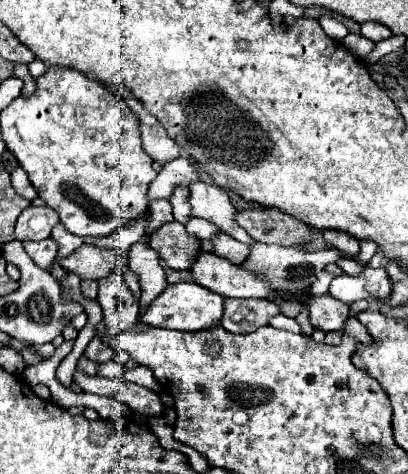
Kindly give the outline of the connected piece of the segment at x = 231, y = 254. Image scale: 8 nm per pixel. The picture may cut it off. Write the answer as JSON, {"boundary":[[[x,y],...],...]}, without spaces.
{"boundary":[[[220,232],[212,242],[216,244],[216,254],[218,254],[218,256],[222,256],[222,258],[226,258],[226,260],[232,260],[234,264],[242,264],[242,262],[248,260],[250,244],[242,244],[242,242],[238,242],[238,240],[230,238],[230,236],[224,234],[224,232]]]}

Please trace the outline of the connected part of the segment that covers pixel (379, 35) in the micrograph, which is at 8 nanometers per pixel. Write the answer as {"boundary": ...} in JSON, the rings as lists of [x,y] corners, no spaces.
{"boundary":[[[364,22],[360,26],[360,34],[372,42],[380,42],[384,38],[390,38],[392,32],[384,26],[384,24],[378,24],[378,22]]]}

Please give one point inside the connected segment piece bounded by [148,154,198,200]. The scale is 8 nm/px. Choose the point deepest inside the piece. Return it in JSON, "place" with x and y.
{"place":[179,172]}

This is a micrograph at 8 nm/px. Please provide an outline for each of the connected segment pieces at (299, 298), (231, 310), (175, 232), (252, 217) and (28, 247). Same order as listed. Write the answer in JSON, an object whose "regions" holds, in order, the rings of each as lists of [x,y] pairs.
{"regions":[[[[280,290],[292,296],[292,300],[308,306],[310,314],[310,324],[314,328],[320,328],[322,332],[332,332],[332,330],[342,330],[348,318],[348,306],[330,294],[314,296],[310,290]]],[[[248,298],[248,300],[224,300],[224,316],[220,324],[232,334],[254,332],[260,326],[266,326],[272,316],[280,310],[274,302],[264,298]]],[[[168,222],[150,236],[150,246],[172,270],[192,268],[192,260],[202,252],[202,240],[188,234],[184,224]]],[[[248,208],[236,212],[236,222],[250,234],[252,240],[264,244],[298,246],[314,238],[314,230],[276,208]]],[[[52,238],[40,240],[40,242],[24,242],[24,250],[30,254],[30,258],[44,270],[52,270],[54,262],[56,262],[56,242]]]]}

